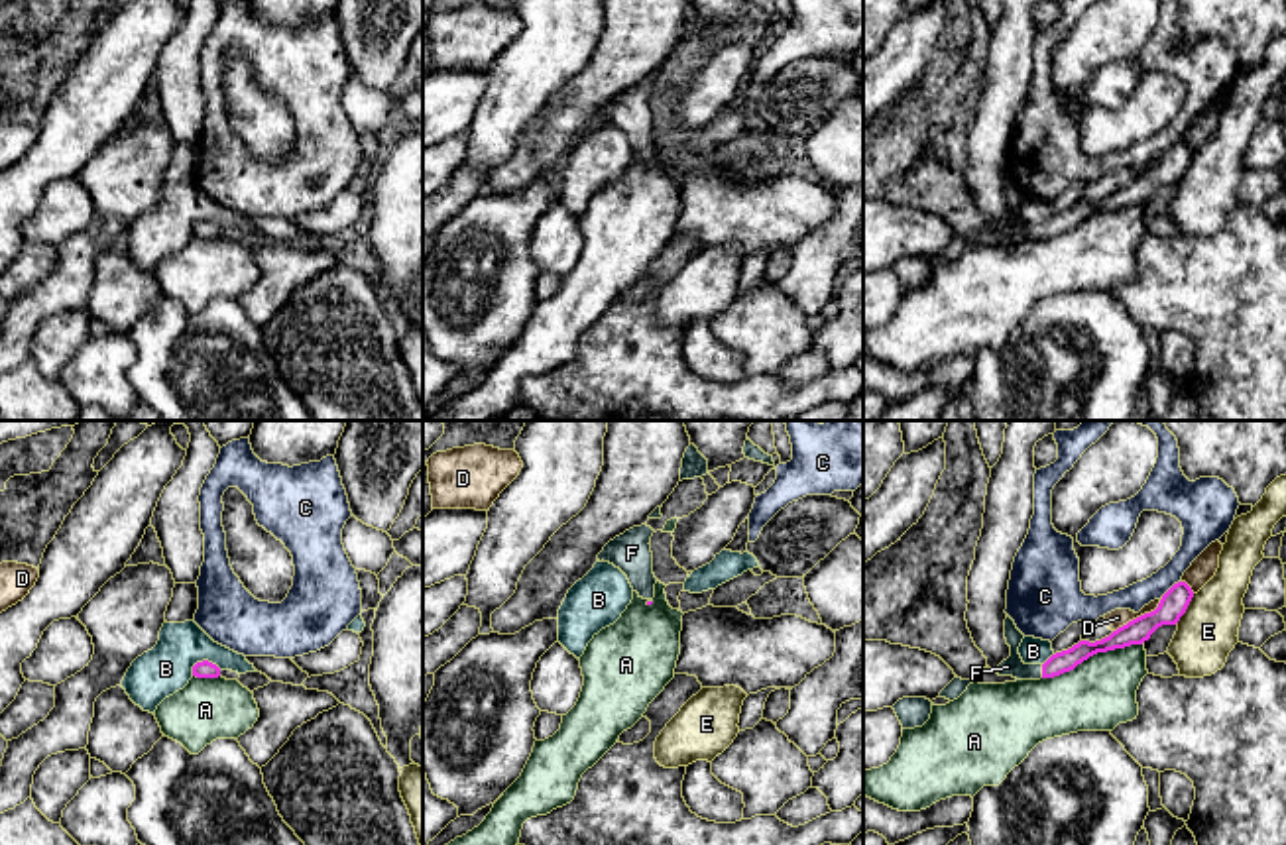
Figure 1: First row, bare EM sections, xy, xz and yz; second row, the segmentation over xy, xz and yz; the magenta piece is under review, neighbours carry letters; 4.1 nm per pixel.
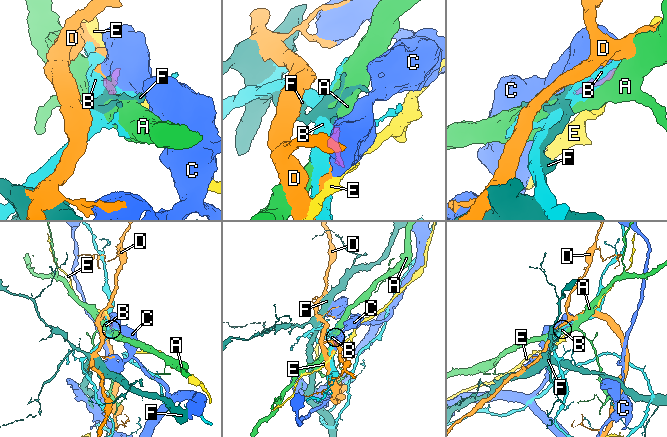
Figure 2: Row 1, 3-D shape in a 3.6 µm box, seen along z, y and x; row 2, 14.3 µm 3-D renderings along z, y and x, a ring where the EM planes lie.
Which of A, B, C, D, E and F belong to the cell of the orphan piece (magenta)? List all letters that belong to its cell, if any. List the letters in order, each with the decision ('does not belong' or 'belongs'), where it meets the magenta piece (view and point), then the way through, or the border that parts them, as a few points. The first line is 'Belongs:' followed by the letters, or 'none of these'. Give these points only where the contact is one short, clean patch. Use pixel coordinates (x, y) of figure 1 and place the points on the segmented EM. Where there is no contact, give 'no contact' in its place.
Belongs: F
A: does not belong; meets magenta in yz at (1092, 655)
B: does not belong; meets magenta in xy at (203, 661); border along xy (221, 669), (199, 661), (191, 675)
C: does not belong; meets magenta in yz at (1170, 588); border along yz (1178, 580), (1161, 596)
D: does not belong; meets magenta in yz at (1141, 616); border along yz (1163, 598), (1153, 610), (1113, 631)
E: does not belong; meets magenta in yz at (1186, 608); border along yz (1194, 594), (1186, 612), (1176, 621)
F: belongs; meets magenta in yz at (1043, 671); runs through yz (1064, 661), (1043, 671), (1019, 671), (1013, 667)

